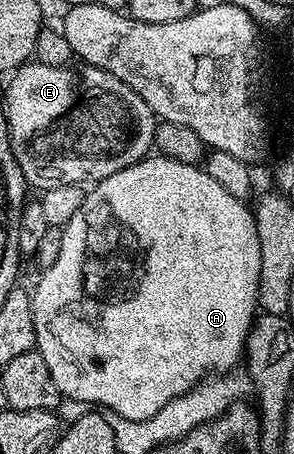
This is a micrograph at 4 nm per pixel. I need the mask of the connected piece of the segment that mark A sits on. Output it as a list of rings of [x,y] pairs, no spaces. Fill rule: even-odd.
[[[149,155],[145,157],[143,161],[134,163],[122,171],[110,175],[104,181],[95,182],[95,184],[85,192],[84,202],[80,204],[78,211],[74,211],[74,215],[62,226],[58,259],[54,259],[54,263],[47,265],[43,270],[44,274],[40,277],[40,282],[36,285],[36,290],[33,288],[30,293],[32,298],[32,314],[34,315],[36,349],[42,355],[42,359],[46,359],[46,367],[50,367],[50,375],[54,375],[54,383],[58,387],[60,394],[69,401],[84,401],[89,407],[99,407],[104,411],[113,409],[111,412],[122,419],[145,421],[156,415],[162,407],[166,407],[166,403],[170,403],[176,397],[181,397],[183,393],[189,393],[194,386],[200,384],[209,374],[220,375],[225,371],[235,370],[232,368],[234,368],[236,364],[238,366],[241,364],[244,356],[244,344],[248,338],[248,330],[252,328],[252,322],[258,313],[258,283],[260,282],[260,240],[258,239],[258,227],[256,226],[253,210],[249,208],[249,206],[247,209],[244,204],[245,202],[241,200],[241,198],[230,195],[230,191],[226,191],[226,187],[222,187],[216,180],[210,179],[208,172],[200,165],[178,163],[174,159],[166,159],[159,155]],[[172,305],[176,305],[178,312],[184,313],[184,349],[172,349]]]

